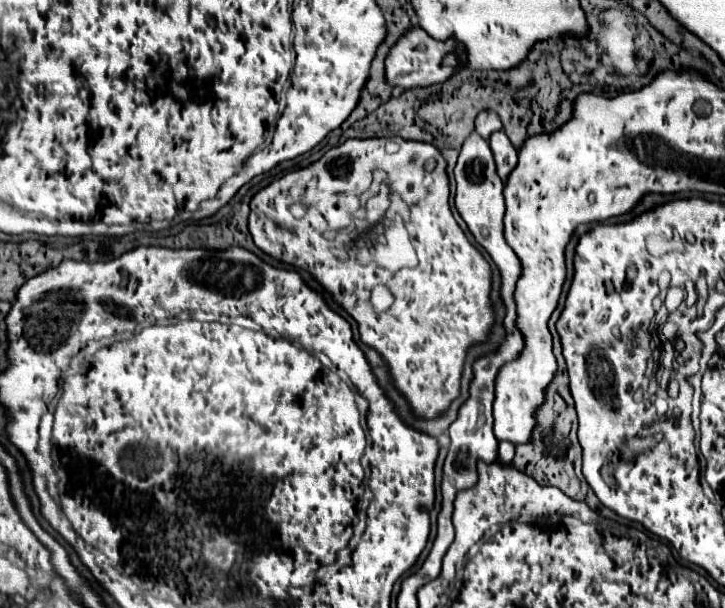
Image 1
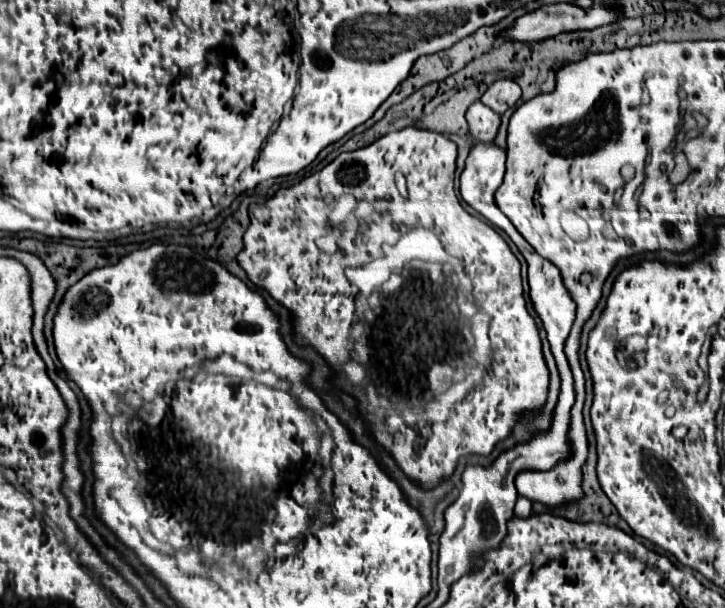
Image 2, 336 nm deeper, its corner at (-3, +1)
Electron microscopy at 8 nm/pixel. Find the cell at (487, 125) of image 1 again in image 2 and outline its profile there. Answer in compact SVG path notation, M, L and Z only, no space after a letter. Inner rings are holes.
M498 80L494 82L484 94L482 104L492 108L496 114L504 114L508 108L512 108L520 100L520 86L512 80Z

